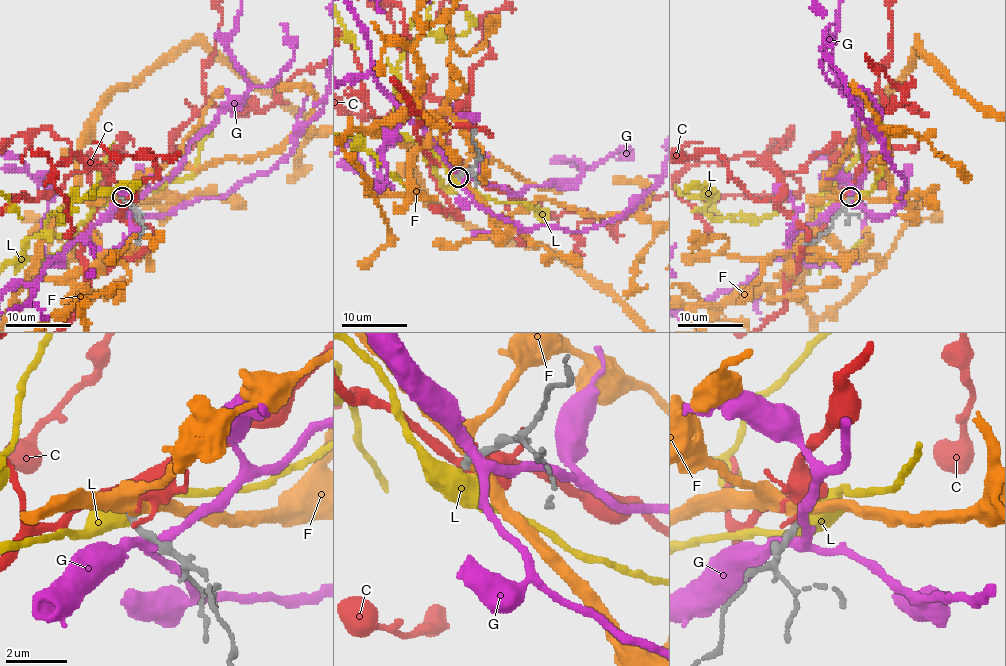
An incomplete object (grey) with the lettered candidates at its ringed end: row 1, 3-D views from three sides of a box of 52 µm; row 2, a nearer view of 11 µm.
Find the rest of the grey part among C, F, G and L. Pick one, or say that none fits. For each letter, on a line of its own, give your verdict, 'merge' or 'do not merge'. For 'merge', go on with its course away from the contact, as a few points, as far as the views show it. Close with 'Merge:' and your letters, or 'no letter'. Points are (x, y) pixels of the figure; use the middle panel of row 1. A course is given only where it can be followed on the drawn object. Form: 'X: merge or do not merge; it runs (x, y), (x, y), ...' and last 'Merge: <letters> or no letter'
C: do not merge
F: do not merge
G: do not merge
L: do not merge
Merge: no letter

